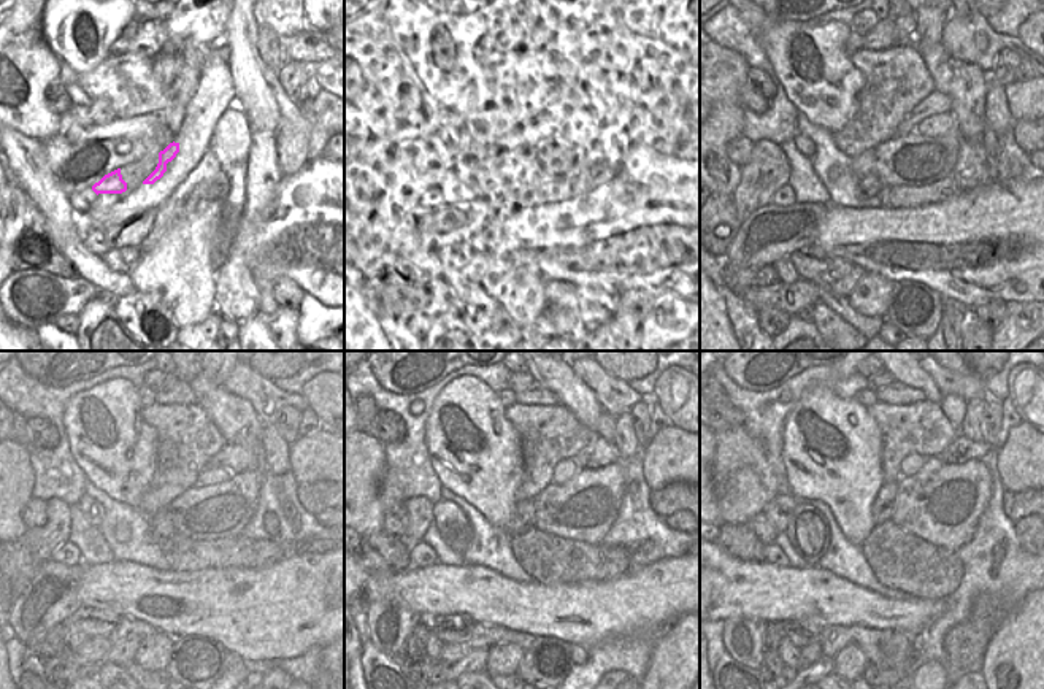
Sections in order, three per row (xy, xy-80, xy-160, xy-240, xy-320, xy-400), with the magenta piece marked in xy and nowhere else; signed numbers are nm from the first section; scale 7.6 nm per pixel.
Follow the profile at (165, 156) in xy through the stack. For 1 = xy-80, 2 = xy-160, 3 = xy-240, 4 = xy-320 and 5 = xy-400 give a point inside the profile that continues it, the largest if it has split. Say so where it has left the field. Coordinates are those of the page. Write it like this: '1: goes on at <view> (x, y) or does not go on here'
1: goes on at xy-80 (554, 159)
2: goes on at xy-160 (913, 159)
3: goes on at xy-240 (216, 511)
4: goes on at xy-320 (583, 508)
5: goes on at xy-400 (941, 504)

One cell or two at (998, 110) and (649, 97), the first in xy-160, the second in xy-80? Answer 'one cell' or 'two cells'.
two cells

